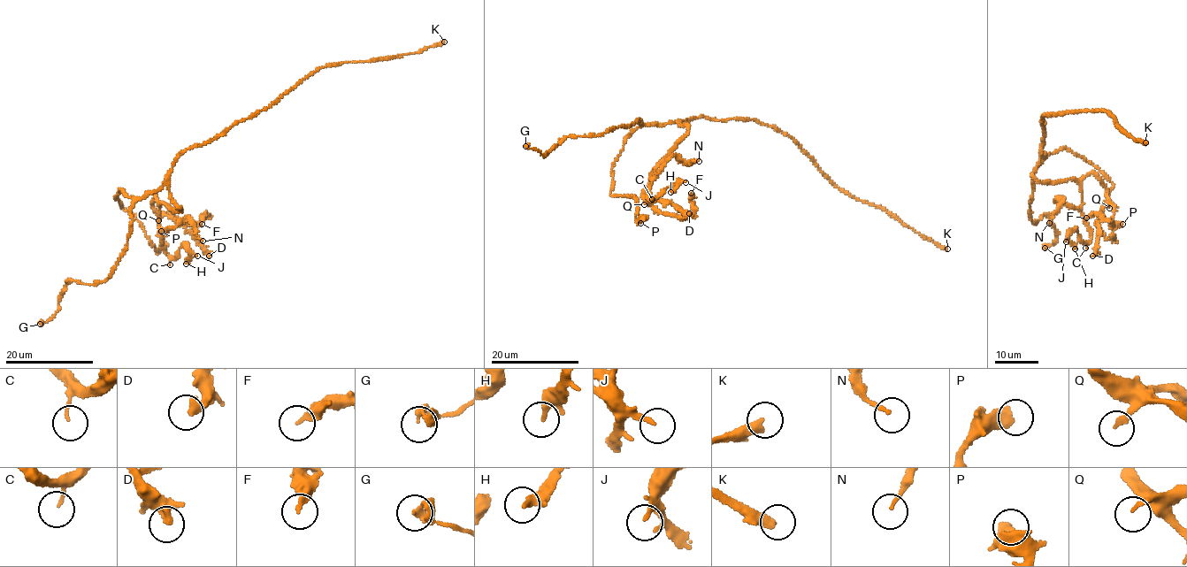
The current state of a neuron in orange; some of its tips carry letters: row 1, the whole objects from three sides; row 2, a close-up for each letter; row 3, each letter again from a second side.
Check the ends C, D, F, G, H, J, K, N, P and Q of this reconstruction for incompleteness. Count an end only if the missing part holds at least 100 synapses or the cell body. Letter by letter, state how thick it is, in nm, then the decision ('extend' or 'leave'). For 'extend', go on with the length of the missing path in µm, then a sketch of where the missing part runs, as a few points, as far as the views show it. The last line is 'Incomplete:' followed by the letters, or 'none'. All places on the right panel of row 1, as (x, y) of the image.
C: calibre 110 nm; leave
D: calibre 260 nm; leave
F: calibre 280 nm; leave
G: calibre 190 nm; leave
H: calibre 320 nm; leave
J: calibre 170 nm; leave
K: calibre 420 nm; extend; missing 160 µm
N: calibre 130 nm; leave
P: calibre 600 nm; leave
Q: calibre 150 nm; leave
Incomplete: K

